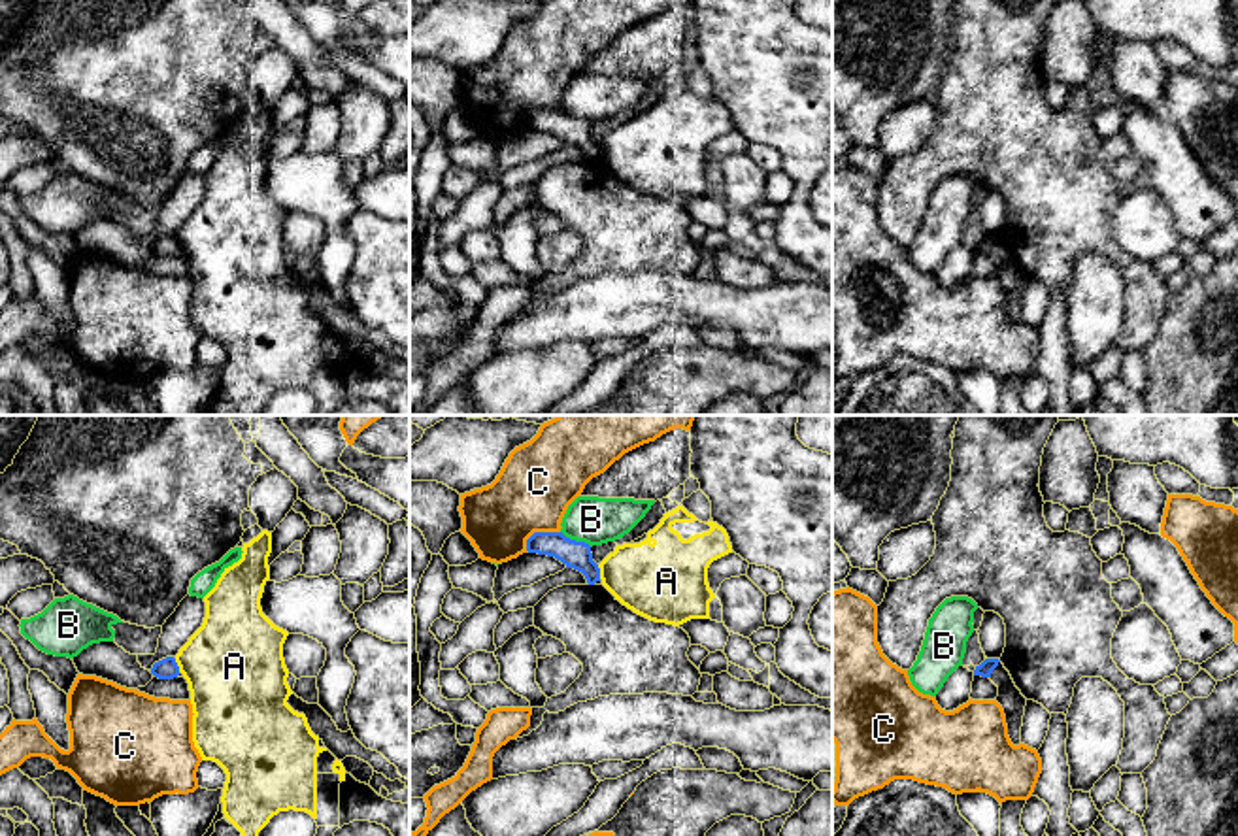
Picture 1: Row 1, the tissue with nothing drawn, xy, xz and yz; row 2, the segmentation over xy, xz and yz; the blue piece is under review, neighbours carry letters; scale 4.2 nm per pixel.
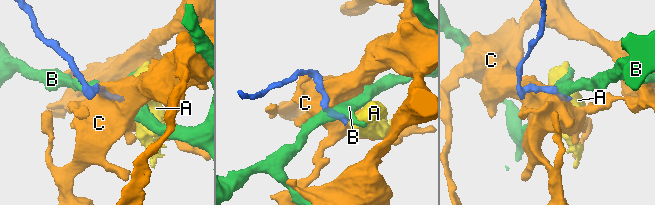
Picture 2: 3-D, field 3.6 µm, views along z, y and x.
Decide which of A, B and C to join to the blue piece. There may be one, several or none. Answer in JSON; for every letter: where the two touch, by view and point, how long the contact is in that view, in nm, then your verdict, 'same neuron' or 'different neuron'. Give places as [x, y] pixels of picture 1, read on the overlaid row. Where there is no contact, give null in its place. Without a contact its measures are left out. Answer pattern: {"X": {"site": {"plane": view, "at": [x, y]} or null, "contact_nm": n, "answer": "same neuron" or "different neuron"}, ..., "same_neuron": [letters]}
{"A": {"site": {"plane": "xz", "at": [599, 572]}, "contact_nm": 70, "answer": "different neuron"}, "B": {"site": {"plane": "xz", "at": [574, 540]}, "contact_nm": 150, "answer": "different neuron"}, "C": {"site": {"plane": "xz", "at": [538, 533]}, "contact_nm": 170, "answer": "different neuron"}, "same_neuron": []}

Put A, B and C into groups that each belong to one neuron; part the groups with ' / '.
A / B / C

